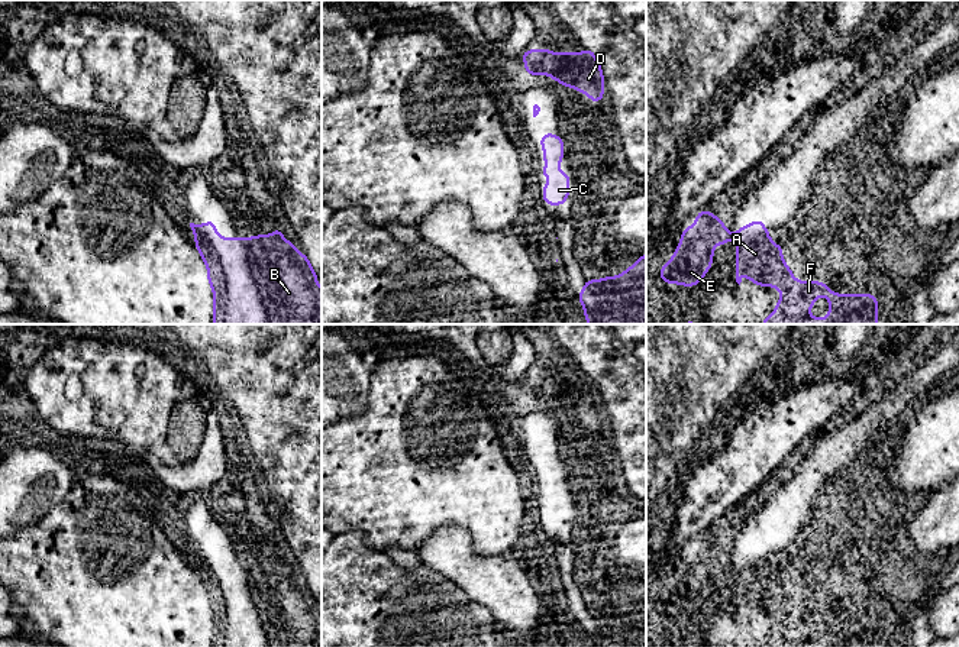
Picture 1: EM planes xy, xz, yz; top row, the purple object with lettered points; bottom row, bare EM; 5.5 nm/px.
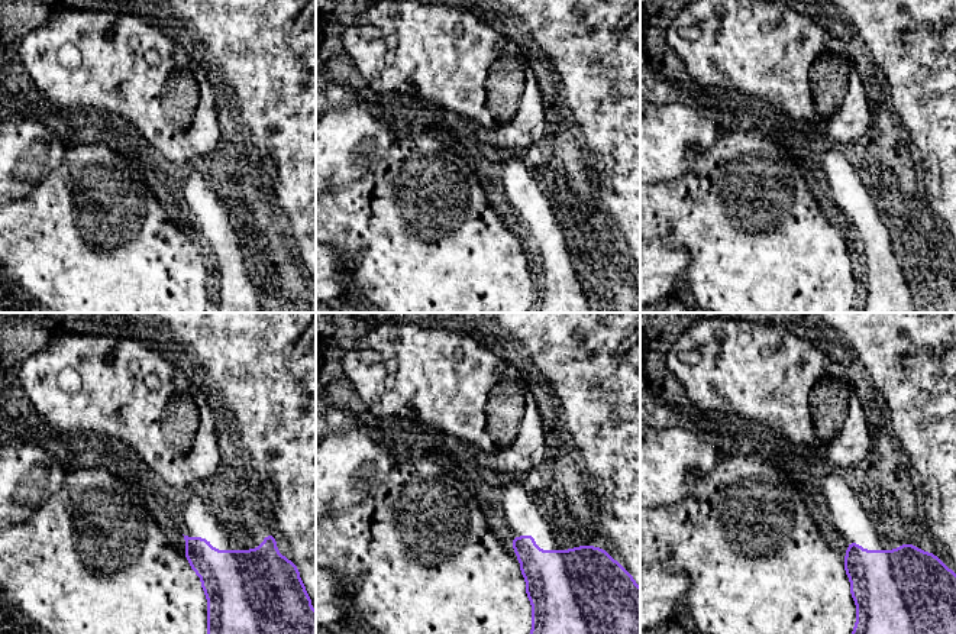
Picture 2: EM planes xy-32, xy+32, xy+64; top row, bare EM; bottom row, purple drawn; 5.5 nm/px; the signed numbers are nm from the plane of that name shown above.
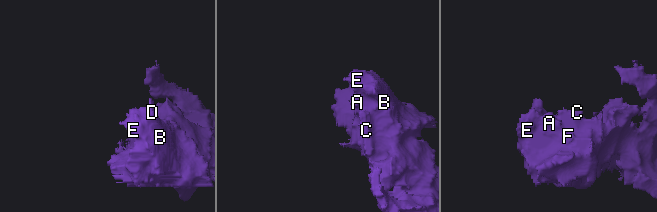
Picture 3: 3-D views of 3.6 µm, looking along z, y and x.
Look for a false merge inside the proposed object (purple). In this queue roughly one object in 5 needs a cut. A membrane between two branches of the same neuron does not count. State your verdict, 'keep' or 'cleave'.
keep

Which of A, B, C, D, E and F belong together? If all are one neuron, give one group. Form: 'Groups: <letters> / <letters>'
Groups: A B C D E F

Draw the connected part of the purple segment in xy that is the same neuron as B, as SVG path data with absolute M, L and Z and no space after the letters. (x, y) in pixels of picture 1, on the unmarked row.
M216 544L190 547L190 551L213 612L213 647L322 647L317 596L311 585L282 562L281 551L252 562L220 562Z

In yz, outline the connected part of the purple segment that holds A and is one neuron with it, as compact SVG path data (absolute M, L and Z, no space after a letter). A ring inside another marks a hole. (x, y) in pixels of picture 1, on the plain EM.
M752 544L747 550L739 551L736 556L736 606L740 609L742 601L746 599L756 611L775 611L782 621L776 625L776 633L762 646L762 647L795 647L795 643L803 643L803 647L878 647L878 621L876 618L834 618L832 612L829 612L823 605L798 605L794 604L794 596L787 589L781 578L785 575L785 570L779 570L771 564L771 559L765 551L763 544ZM821 619L829 621L829 641L827 643L817 643L810 640L810 634L817 622Z

